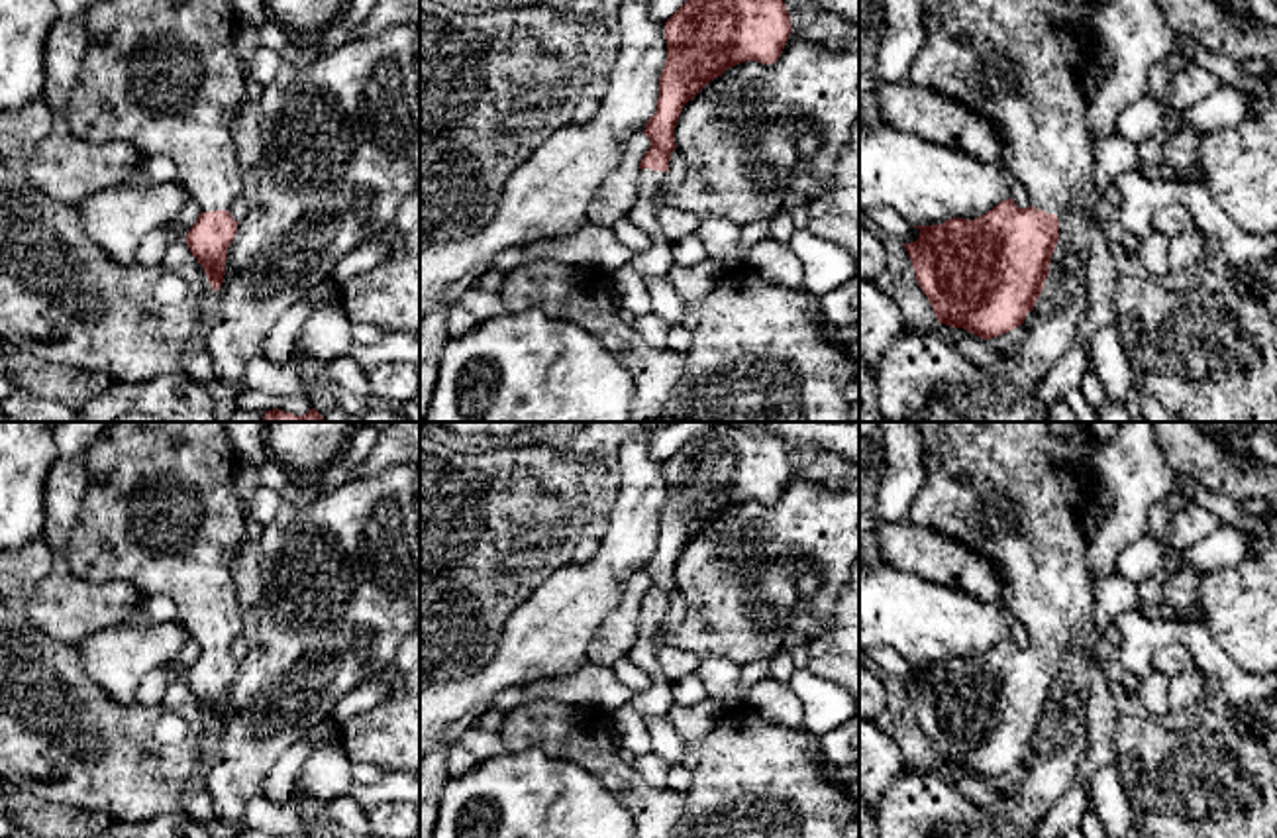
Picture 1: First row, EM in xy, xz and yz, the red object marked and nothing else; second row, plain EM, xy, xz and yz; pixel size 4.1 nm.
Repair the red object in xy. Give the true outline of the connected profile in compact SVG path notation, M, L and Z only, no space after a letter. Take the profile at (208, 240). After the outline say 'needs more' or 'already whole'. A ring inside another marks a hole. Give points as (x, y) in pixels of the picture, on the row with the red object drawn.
M94 0L82 18L88 45L80 75L69 96L69 128L73 135L84 141L128 141L141 157L165 155L177 167L177 181L200 206L200 216L184 241L204 267L216 292L222 288L228 247L239 224L228 208L233 198L243 194L233 122L247 92L231 43L237 26L233 4L231 0Z; needs more

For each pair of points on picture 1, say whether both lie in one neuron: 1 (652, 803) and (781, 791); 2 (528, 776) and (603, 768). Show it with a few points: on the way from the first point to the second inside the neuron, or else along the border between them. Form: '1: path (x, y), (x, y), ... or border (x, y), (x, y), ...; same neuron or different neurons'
1: border (687, 793), (687, 805), (679, 817); different neurons
2: border (544, 752), (583, 766), (620, 801); different neurons

